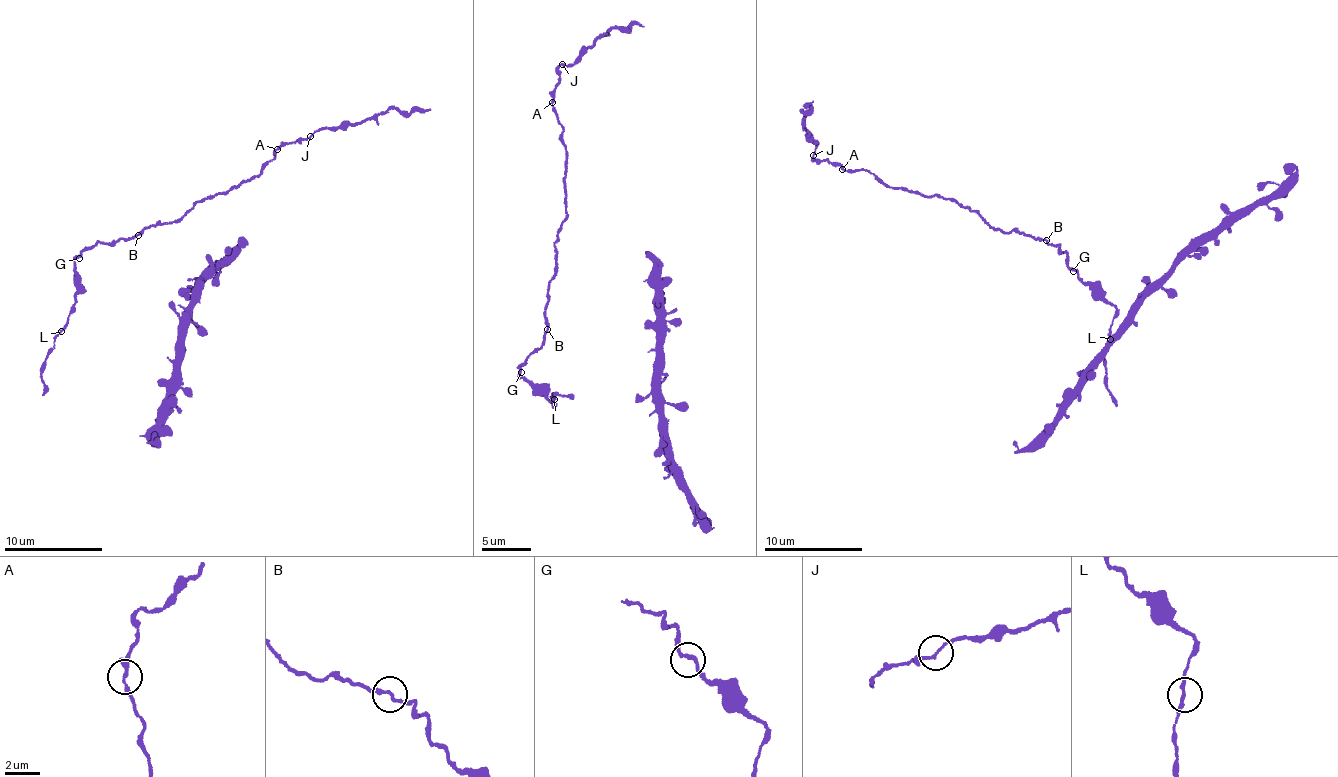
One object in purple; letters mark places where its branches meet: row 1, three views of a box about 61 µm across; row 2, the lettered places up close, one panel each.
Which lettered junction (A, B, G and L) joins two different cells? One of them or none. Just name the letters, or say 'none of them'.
none of them

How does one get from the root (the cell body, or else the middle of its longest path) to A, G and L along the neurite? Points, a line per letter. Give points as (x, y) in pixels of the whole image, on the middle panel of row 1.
A: (546, 330), (548, 280), (556, 265), (554, 242), (565, 218), (565, 143), (551, 102)
G: (546, 330), (544, 343), (521, 365), (521, 372)
L: (546, 330), (544, 343), (521, 365), (519, 376), (534, 386), (552, 406), (554, 399)

